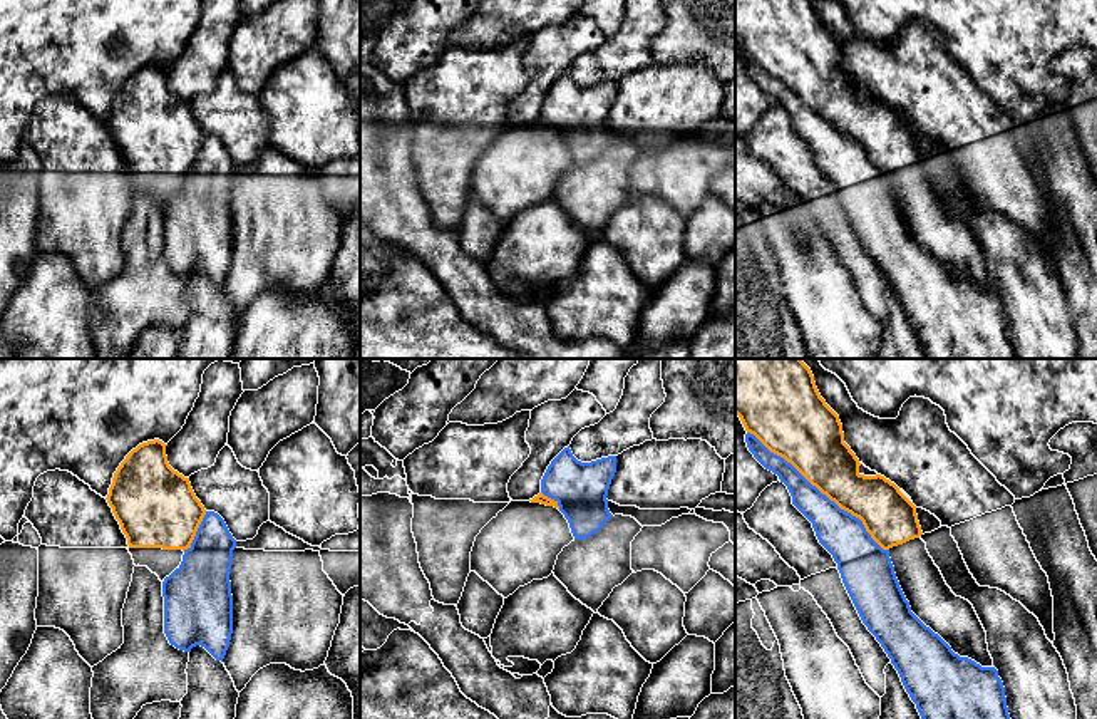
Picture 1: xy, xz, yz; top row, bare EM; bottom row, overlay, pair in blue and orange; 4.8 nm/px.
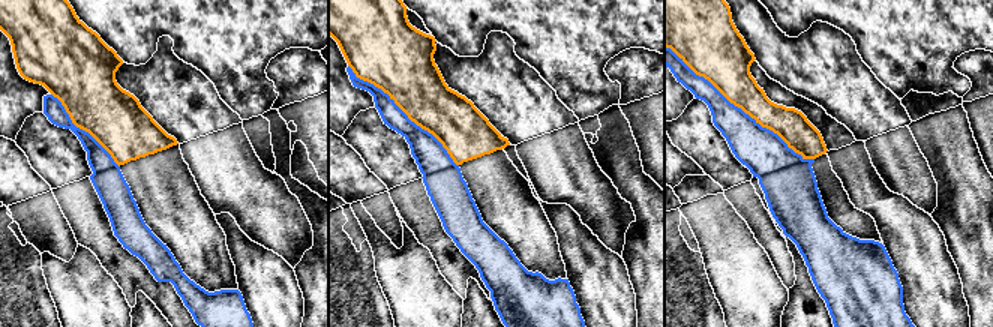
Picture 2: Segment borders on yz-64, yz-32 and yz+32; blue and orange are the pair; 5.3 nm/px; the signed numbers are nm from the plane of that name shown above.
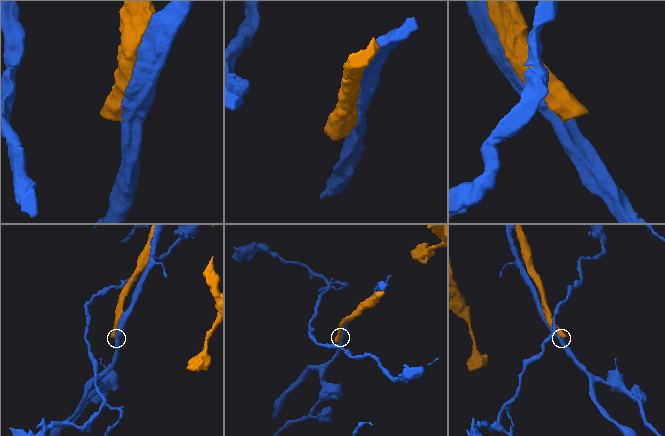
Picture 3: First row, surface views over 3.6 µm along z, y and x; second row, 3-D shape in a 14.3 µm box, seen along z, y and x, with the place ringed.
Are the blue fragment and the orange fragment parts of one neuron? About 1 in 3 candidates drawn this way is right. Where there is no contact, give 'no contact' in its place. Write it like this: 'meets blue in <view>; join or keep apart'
meets blue in yz; keep apart

